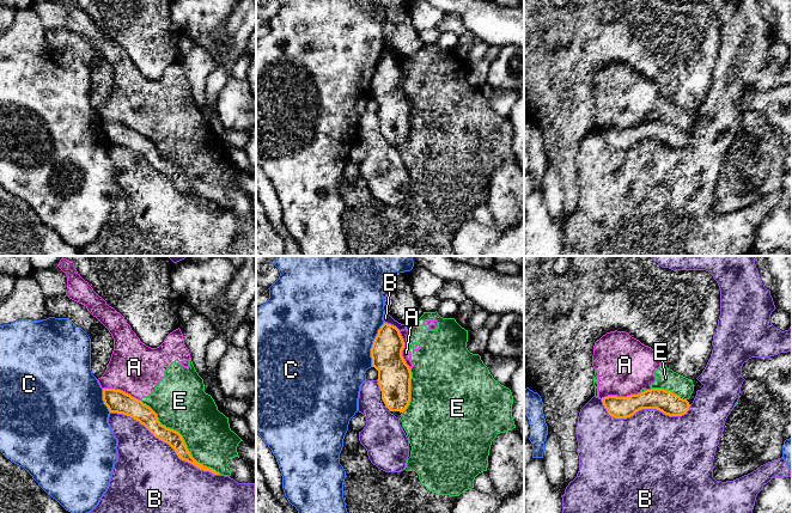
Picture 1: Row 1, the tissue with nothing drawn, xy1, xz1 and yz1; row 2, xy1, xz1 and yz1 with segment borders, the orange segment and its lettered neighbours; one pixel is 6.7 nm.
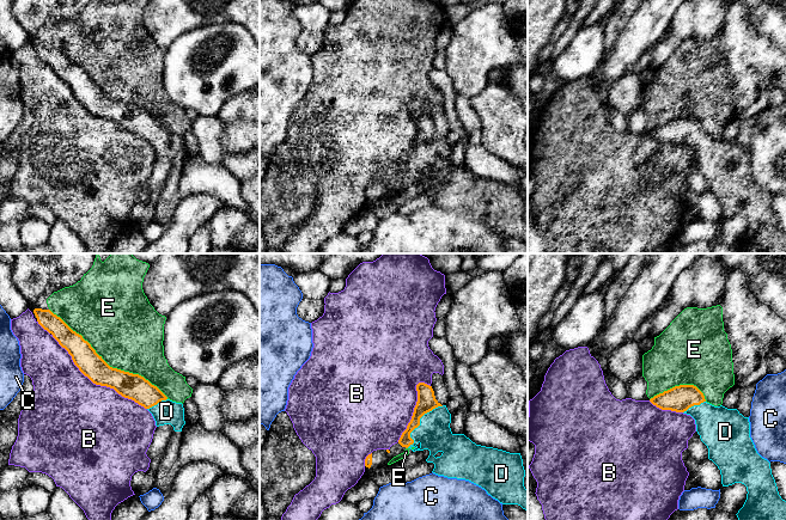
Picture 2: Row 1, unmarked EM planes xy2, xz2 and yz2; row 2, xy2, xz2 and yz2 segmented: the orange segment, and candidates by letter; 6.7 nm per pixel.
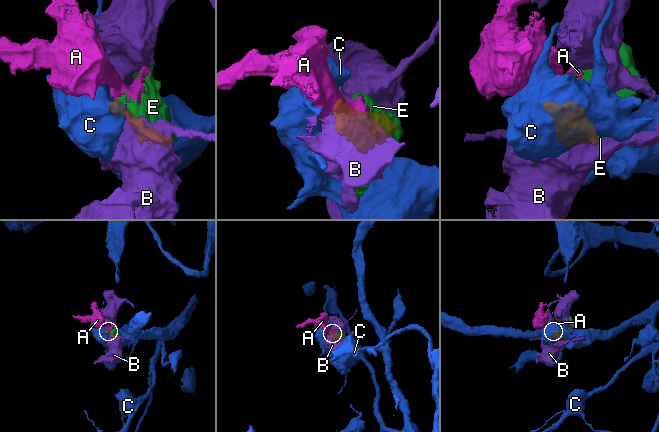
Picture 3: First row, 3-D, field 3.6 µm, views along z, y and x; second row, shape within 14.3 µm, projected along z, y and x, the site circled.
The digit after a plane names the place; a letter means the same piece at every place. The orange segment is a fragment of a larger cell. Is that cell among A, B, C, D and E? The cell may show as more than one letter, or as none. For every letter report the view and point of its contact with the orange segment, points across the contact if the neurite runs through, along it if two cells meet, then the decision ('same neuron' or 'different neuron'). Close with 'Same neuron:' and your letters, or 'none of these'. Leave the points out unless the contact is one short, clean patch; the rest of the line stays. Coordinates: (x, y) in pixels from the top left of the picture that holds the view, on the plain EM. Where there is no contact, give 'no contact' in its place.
A: contact yz1 (620, 129); border yz1 (640, 123), (633, 127), (604, 128), (601, 130); different neuron
B: contact xy1 (166, 175); different neuron
C: contact xz1 (372, 77); border xz1 (384, 55), (378, 62), (371, 80), (371, 98); different neuron
D: contact xz2 (419, 154); way xz2 (426, 134), (426, 145), (419, 154), (434, 166); same neuron
E: contact xy2 (107, 96); different neuron
Same neuron: D

